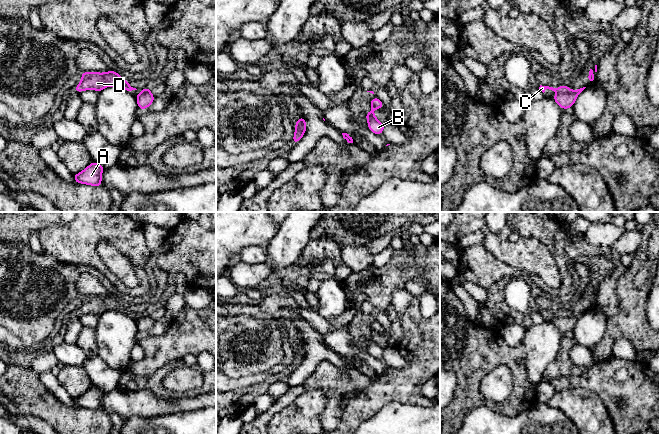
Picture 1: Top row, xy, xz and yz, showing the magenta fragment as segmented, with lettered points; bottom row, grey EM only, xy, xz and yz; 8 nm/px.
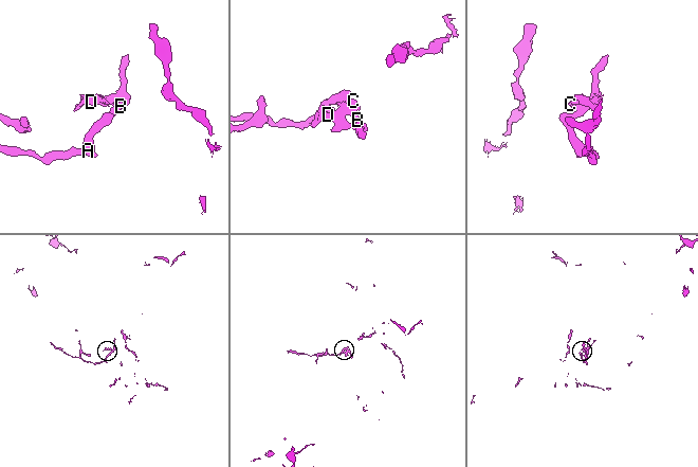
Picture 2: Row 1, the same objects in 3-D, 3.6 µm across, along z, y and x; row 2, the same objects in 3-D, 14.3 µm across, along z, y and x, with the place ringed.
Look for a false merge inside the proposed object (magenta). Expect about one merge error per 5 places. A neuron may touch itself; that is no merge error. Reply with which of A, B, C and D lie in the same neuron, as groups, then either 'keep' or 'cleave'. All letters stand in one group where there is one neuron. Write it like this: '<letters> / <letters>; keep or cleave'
A B / C D; cleave

